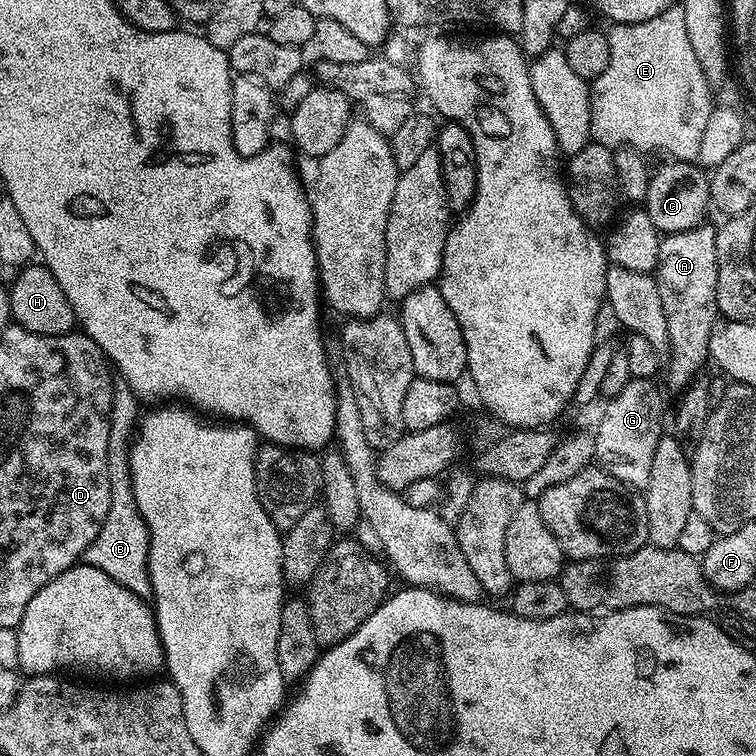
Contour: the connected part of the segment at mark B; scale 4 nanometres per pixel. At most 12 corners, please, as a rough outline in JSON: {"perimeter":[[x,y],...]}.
{"perimeter":[[113,379],[110,514],[83,563],[148,598],[148,527],[128,453],[141,401]]}

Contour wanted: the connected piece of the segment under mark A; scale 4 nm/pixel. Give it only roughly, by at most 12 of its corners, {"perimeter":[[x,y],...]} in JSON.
{"perimeter":[[715,227],[667,233],[654,271],[668,384],[709,363]]}

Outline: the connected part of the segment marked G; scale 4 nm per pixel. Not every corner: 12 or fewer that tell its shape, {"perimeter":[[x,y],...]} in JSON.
{"perimeter":[[633,378],[594,427],[596,460],[643,490],[666,432],[652,380]]}

